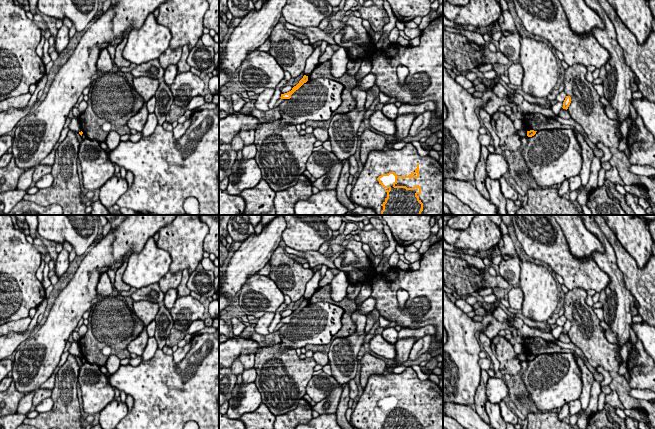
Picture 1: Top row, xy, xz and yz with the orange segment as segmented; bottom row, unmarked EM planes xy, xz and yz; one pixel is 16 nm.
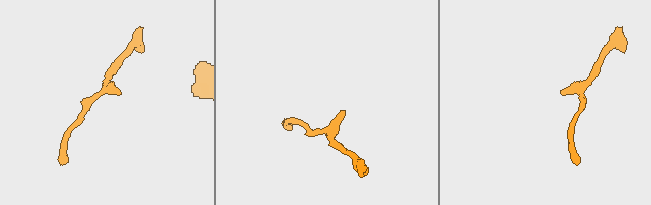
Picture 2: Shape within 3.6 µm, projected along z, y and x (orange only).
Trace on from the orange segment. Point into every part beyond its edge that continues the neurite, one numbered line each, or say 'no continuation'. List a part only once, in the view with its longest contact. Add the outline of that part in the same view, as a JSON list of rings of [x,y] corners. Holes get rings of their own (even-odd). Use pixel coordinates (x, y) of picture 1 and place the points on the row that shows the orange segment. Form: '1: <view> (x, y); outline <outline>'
1: xz (367, 192); outline [[[412,142],[400,150],[371,151],[352,188],[351,202],[381,215],[389,188],[384,188],[377,178],[389,172],[398,176],[395,186],[421,187],[421,193],[417,194],[423,203],[421,215],[443,215],[443,167],[431,156],[420,156]],[[417,167],[419,177],[408,178]]]

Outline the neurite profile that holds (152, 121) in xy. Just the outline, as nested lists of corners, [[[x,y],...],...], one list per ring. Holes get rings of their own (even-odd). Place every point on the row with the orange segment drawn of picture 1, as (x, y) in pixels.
[[[150,113],[148,115],[145,126],[141,131],[142,137],[150,136],[154,132],[157,125],[158,125],[158,119],[156,115],[154,113]]]

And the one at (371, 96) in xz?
[[[374,85],[371,89],[372,91],[367,93],[365,109],[369,109],[369,107],[372,105],[373,101],[379,95],[380,92],[380,89],[377,85]]]

